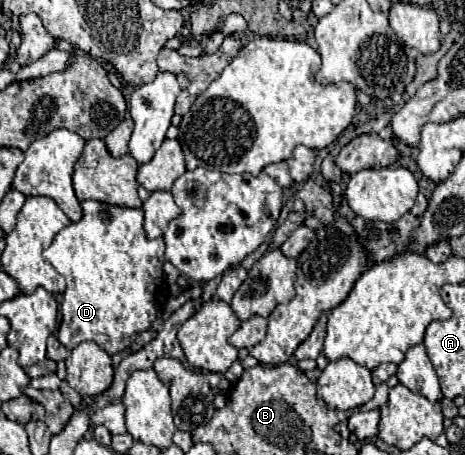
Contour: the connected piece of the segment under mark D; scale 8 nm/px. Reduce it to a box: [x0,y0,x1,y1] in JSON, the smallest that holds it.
[43,200,167,356]

